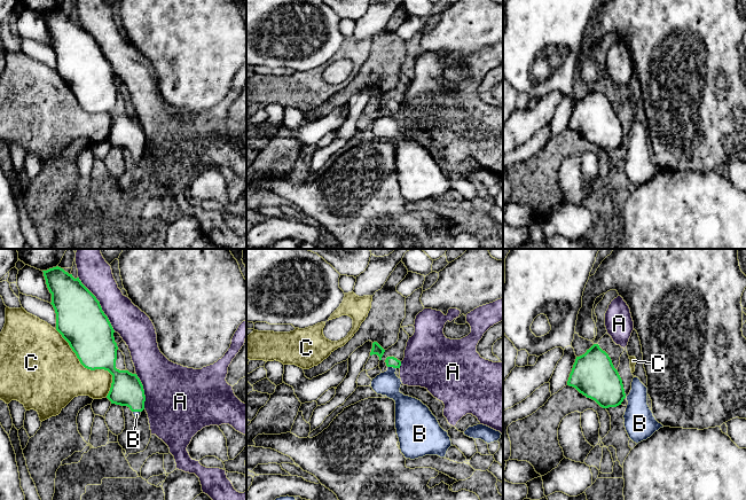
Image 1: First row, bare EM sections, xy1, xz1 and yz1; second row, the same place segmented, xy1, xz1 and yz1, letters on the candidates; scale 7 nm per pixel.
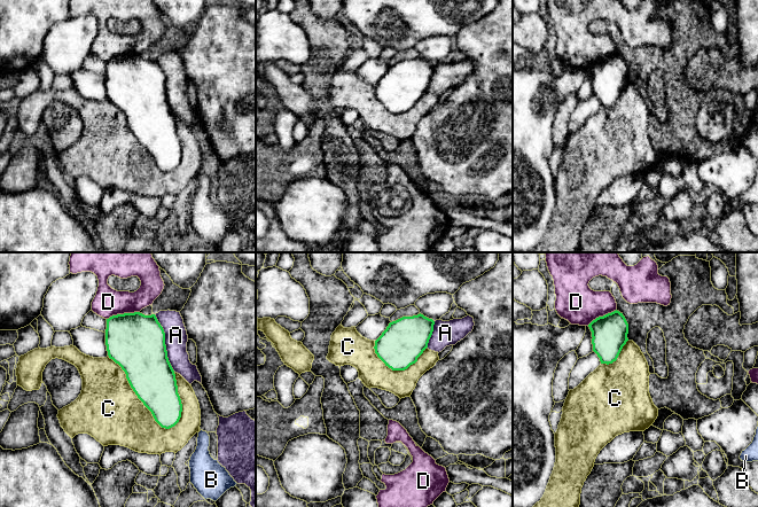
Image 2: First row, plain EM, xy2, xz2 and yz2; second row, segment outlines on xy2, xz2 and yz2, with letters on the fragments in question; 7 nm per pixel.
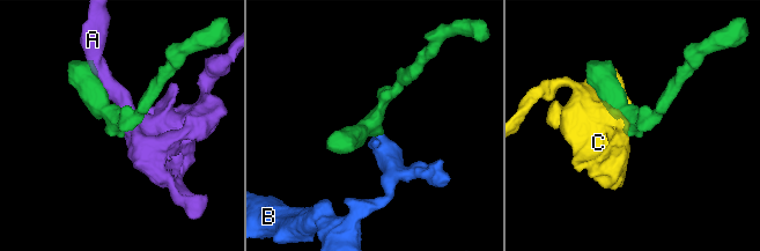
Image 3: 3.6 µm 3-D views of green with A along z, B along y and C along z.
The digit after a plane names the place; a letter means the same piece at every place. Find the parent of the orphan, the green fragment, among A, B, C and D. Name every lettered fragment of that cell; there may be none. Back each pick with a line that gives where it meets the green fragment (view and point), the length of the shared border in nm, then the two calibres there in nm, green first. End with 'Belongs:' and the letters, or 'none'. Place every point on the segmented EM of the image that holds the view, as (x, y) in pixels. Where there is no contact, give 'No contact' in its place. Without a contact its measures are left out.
B: Touches green at xz1 (392, 366). Shared border 70 nm. Thickness 80 nm (green) against 170 nm
Belongs: B

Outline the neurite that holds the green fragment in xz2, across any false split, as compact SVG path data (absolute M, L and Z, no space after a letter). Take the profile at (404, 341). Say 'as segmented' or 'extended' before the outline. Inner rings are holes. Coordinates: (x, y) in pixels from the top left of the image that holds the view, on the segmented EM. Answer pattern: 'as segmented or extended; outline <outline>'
as segmented; outline M421 313L392 321L375 341L375 353L392 370L405 370L428 348L433 325Z

